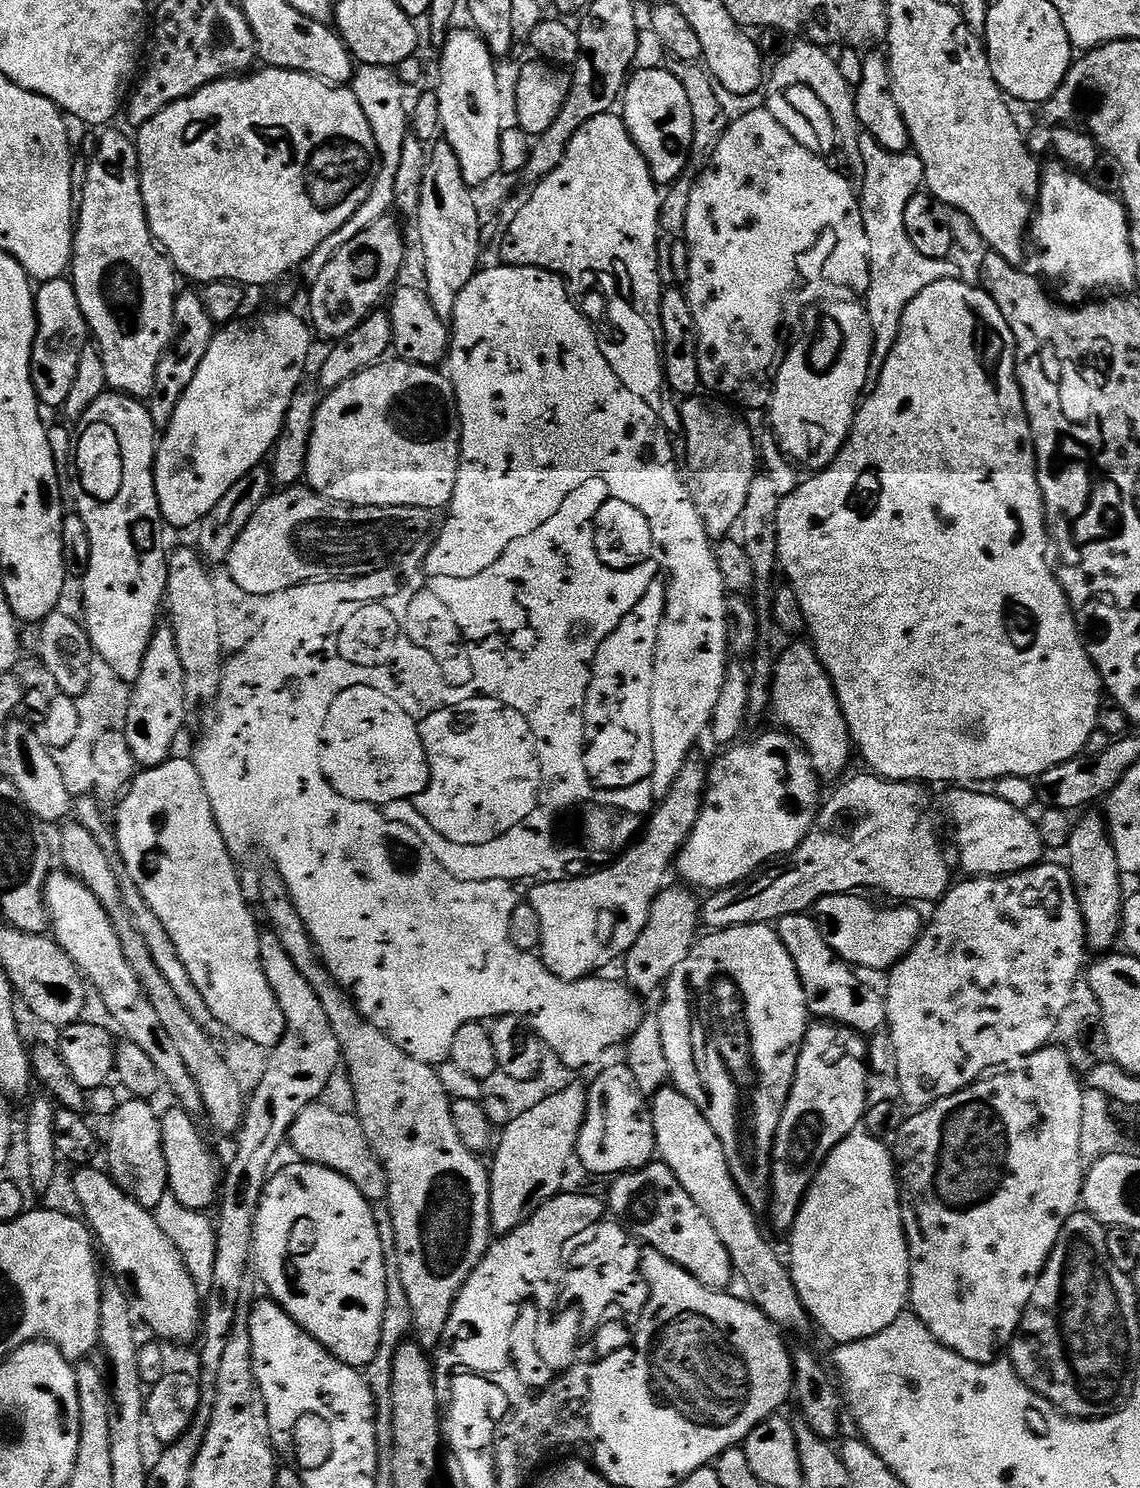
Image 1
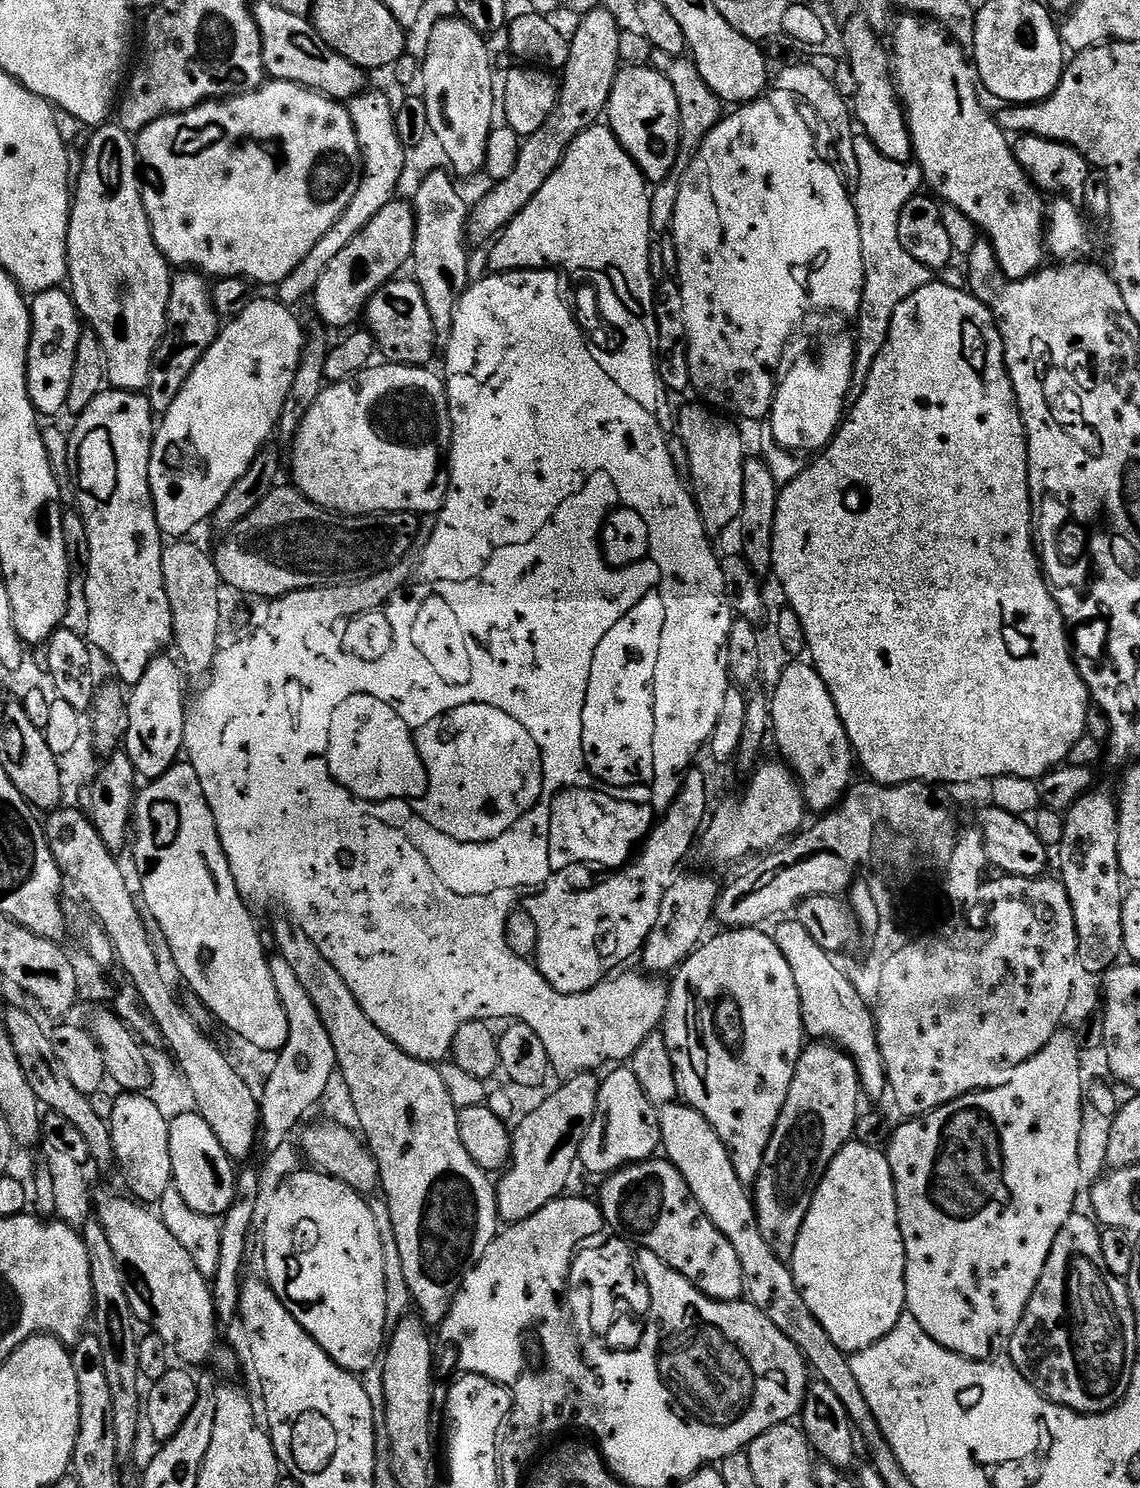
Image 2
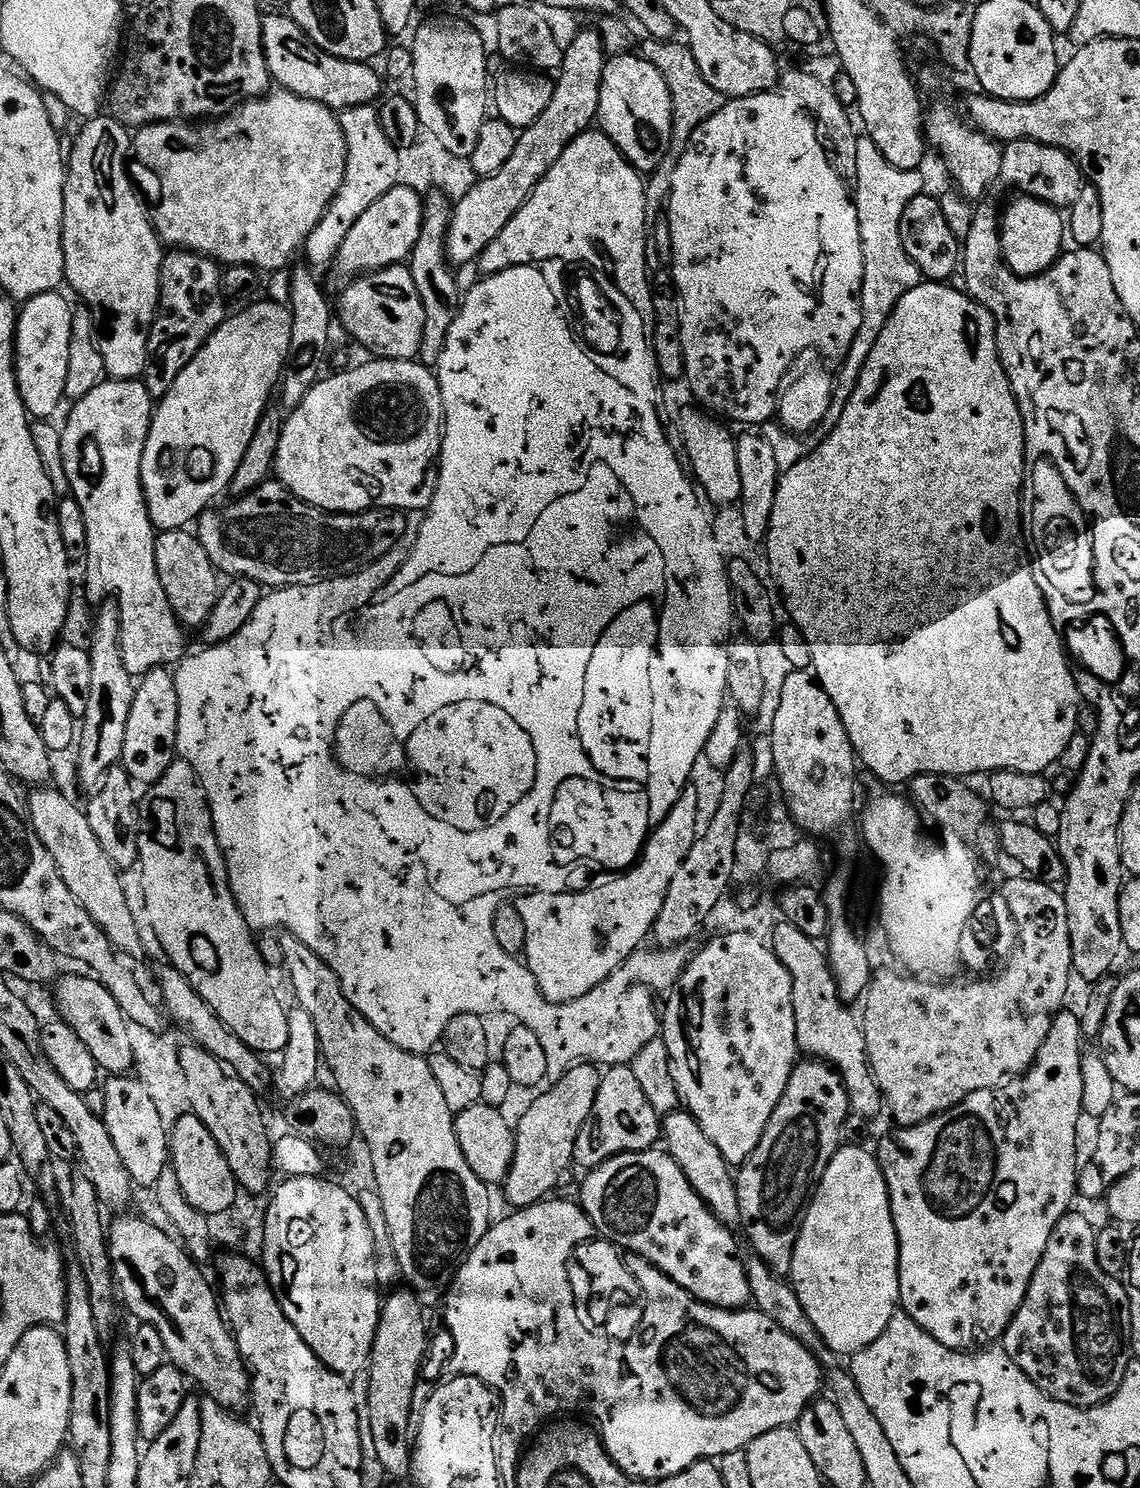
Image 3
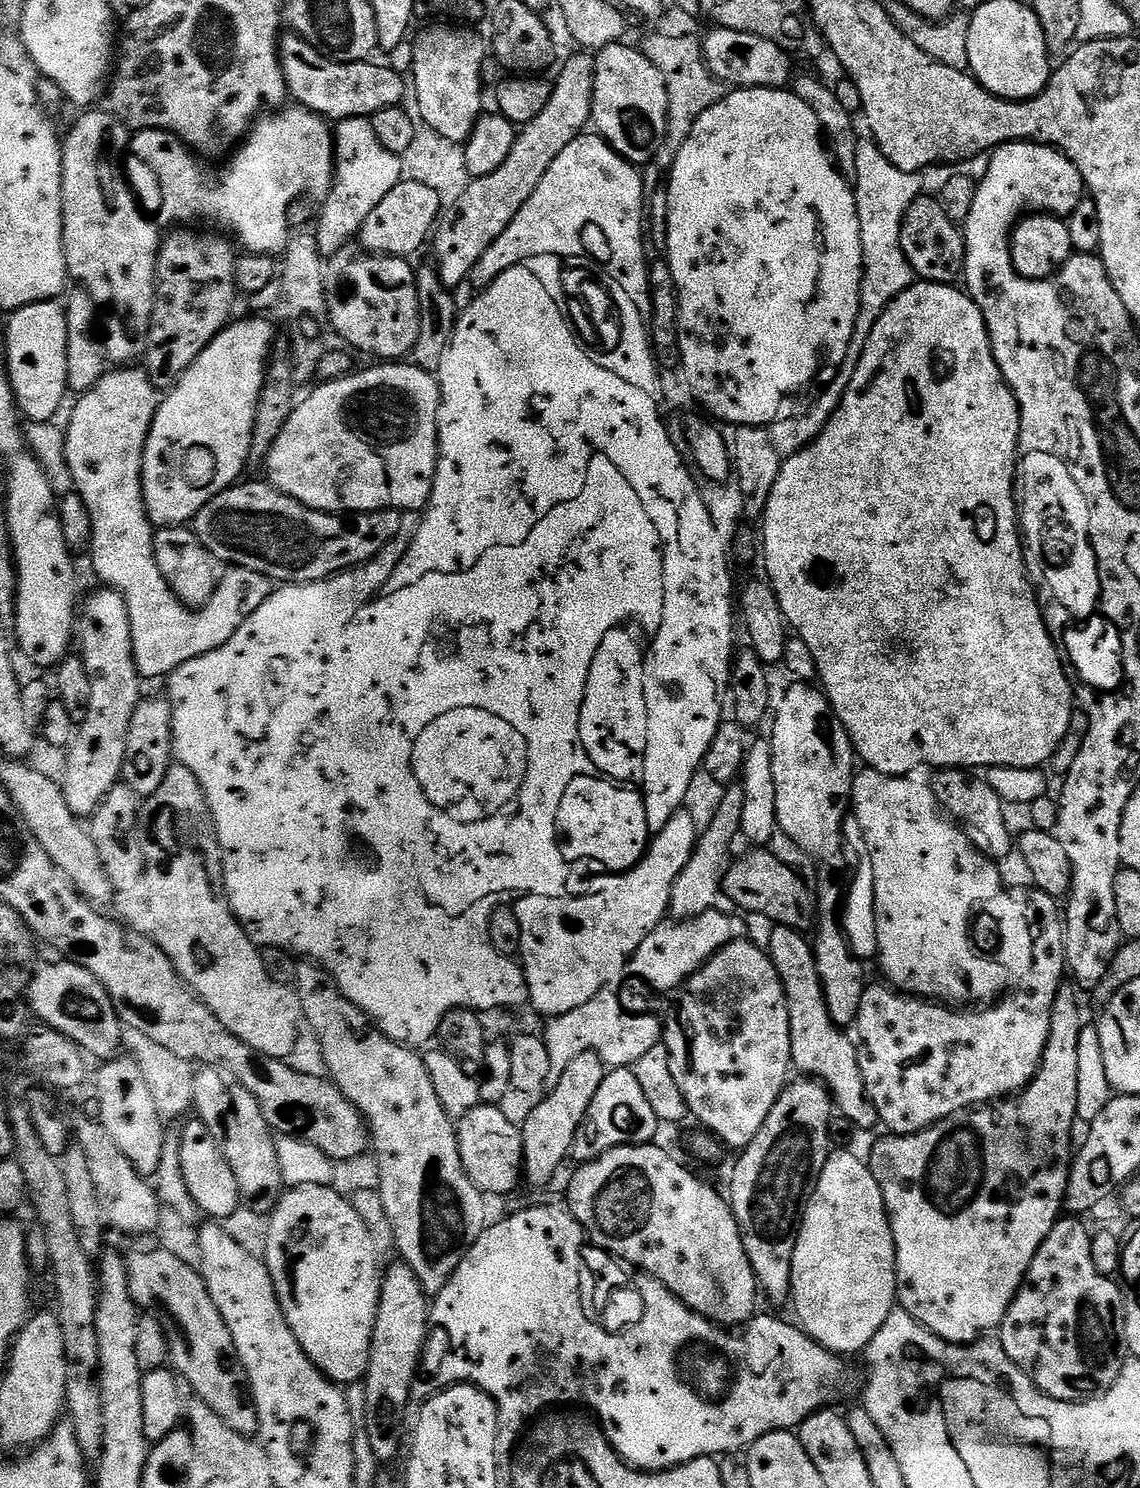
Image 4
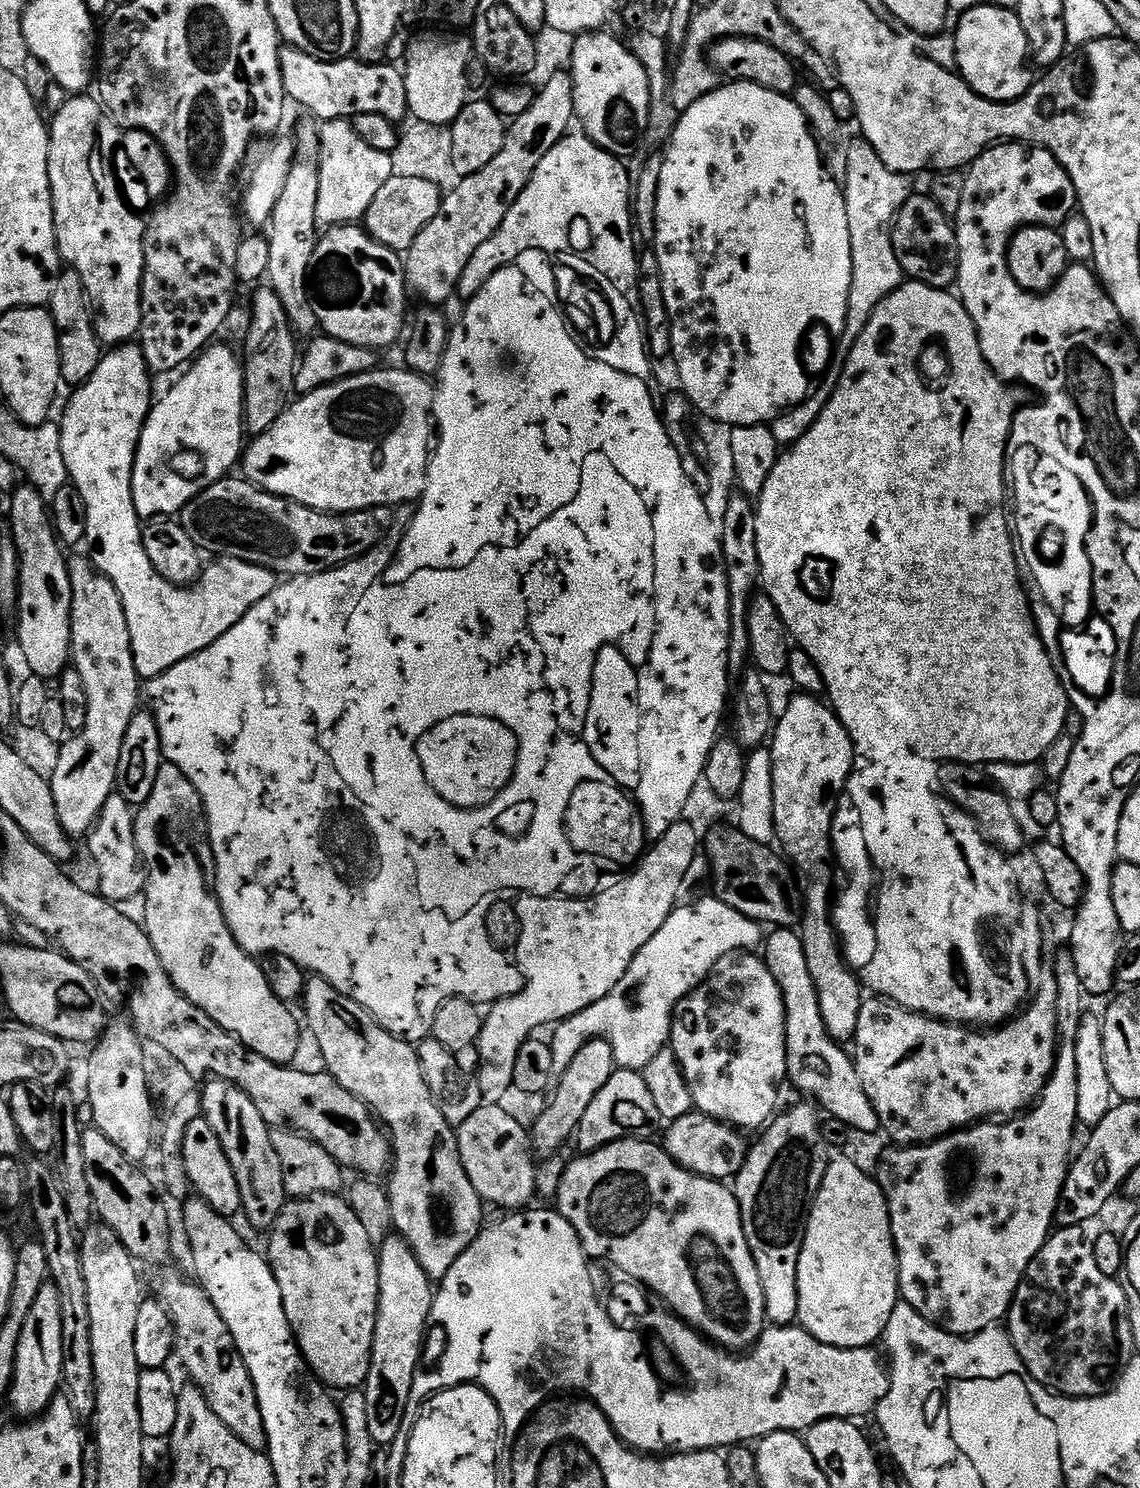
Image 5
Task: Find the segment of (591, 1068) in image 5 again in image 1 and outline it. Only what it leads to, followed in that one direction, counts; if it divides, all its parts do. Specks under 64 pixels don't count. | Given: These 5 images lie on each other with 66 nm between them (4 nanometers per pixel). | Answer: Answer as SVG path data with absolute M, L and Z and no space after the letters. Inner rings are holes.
M568 1082L561 1092L546 1095L545 1100L537 1102L524 1113L513 1115L509 1124L503 1125L498 1143L495 1145L496 1157L490 1163L490 1218L492 1231L497 1237L503 1237L522 1226L544 1204L550 1202L565 1187L564 1175L568 1172L568 1163L576 1156L576 1143L588 1113L588 1088L585 1085Z

